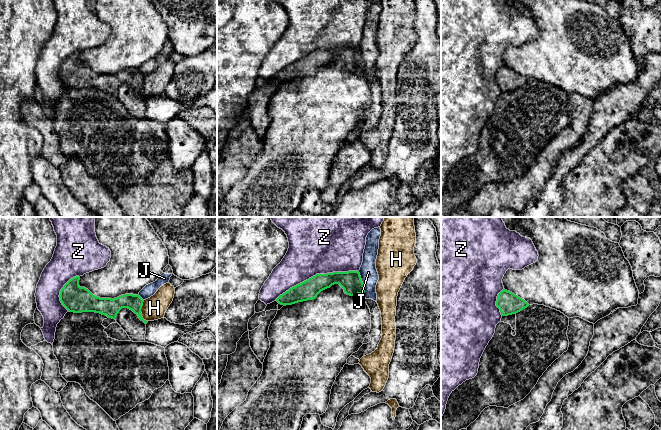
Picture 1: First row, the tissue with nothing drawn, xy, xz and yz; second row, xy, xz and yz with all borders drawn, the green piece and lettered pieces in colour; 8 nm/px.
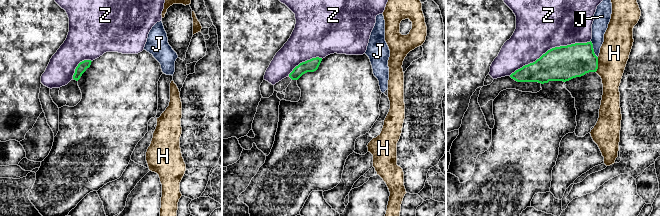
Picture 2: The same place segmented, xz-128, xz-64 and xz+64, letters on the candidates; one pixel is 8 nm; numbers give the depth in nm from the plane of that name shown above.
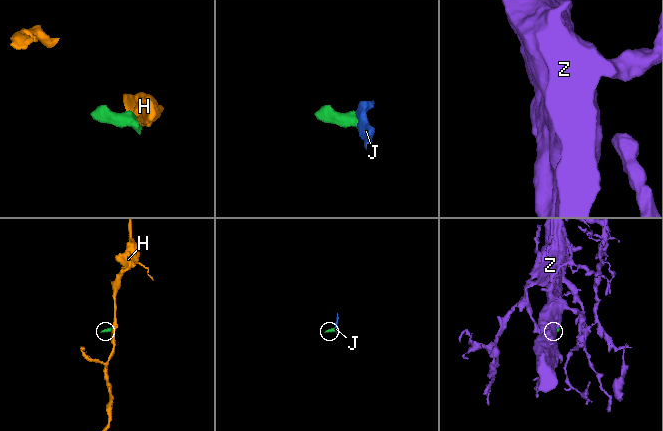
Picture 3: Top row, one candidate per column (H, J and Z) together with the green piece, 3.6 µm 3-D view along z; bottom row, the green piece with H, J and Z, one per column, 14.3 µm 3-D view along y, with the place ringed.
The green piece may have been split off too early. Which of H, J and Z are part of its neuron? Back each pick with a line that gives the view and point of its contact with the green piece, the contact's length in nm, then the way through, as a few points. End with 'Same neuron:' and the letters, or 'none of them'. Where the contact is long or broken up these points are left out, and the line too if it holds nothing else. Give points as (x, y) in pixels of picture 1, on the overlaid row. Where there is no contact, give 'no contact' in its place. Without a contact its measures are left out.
Same neuron: none of them

